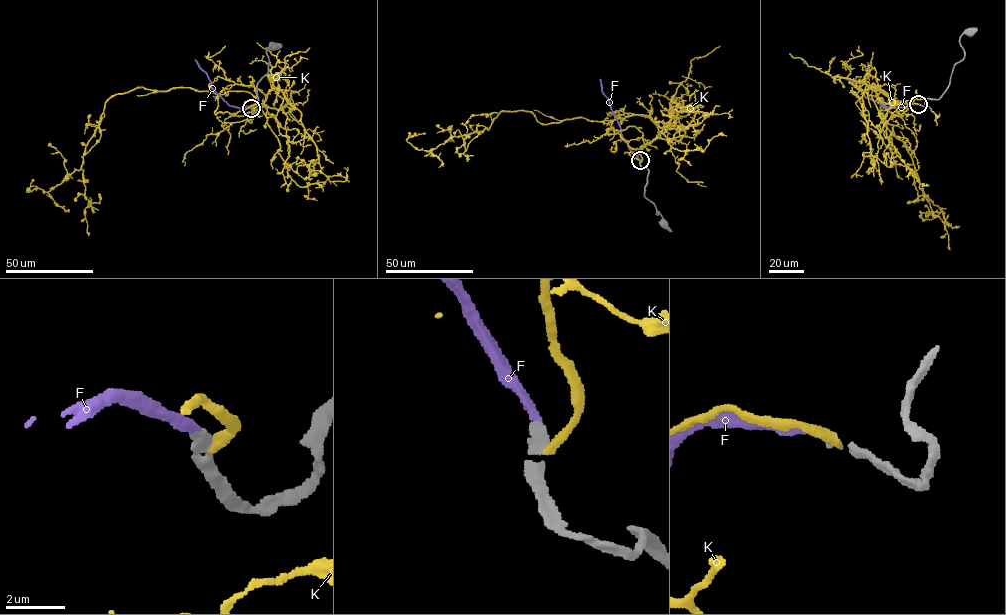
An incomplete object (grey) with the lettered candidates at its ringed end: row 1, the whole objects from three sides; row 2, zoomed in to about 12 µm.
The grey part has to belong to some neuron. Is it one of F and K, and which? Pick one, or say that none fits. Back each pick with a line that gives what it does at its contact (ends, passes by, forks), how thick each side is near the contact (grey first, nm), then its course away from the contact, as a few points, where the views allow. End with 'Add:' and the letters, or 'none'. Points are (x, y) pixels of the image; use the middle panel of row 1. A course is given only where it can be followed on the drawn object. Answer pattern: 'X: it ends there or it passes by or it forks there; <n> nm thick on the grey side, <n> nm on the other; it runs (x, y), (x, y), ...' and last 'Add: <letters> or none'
F: it ends there; 300 nm thick on the grey side, 320 nm on the other; it runs (640, 160), (623, 140), (600, 79)
Add: F

